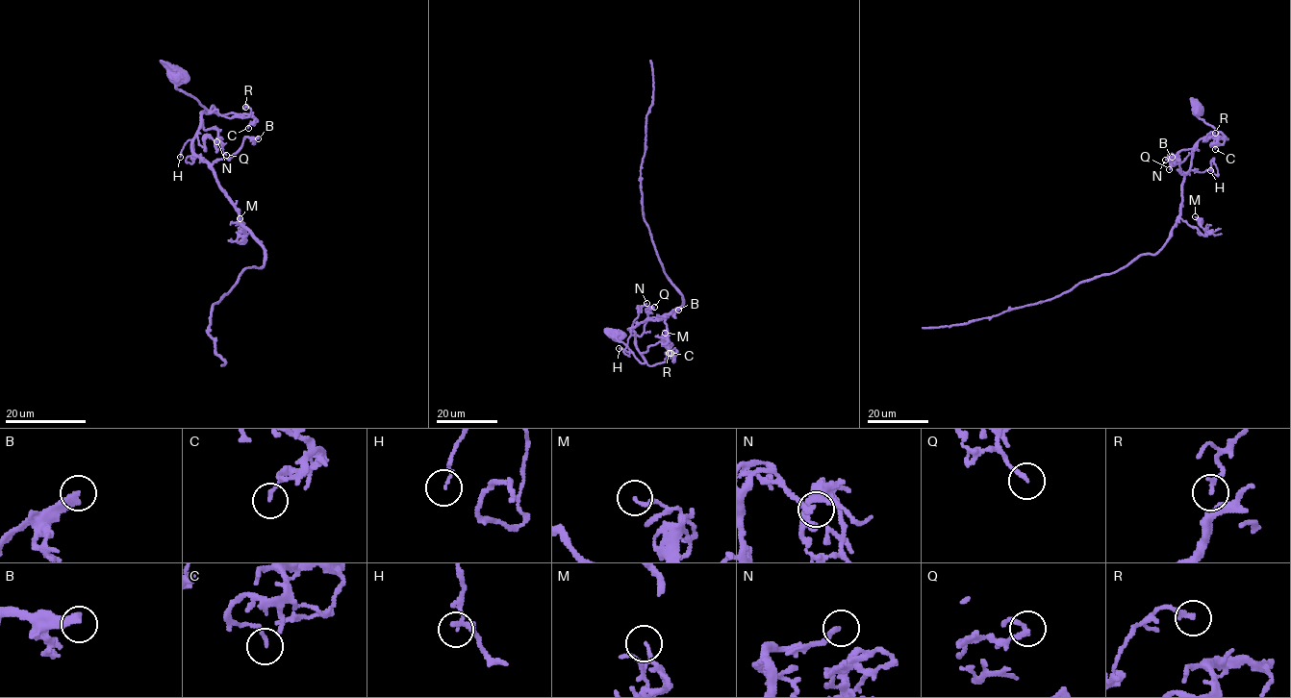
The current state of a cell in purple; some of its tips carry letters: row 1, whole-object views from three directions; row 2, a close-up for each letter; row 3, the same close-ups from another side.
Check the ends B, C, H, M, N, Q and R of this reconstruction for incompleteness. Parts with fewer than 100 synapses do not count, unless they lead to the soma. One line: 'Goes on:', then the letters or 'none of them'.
Goes on: none of them

